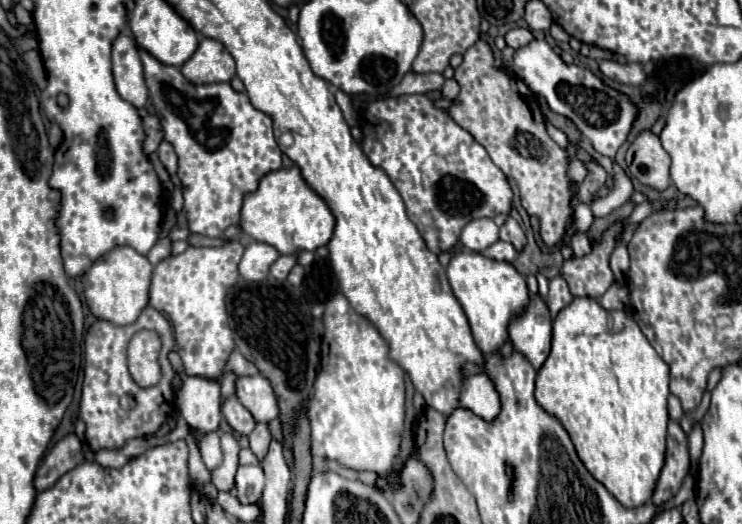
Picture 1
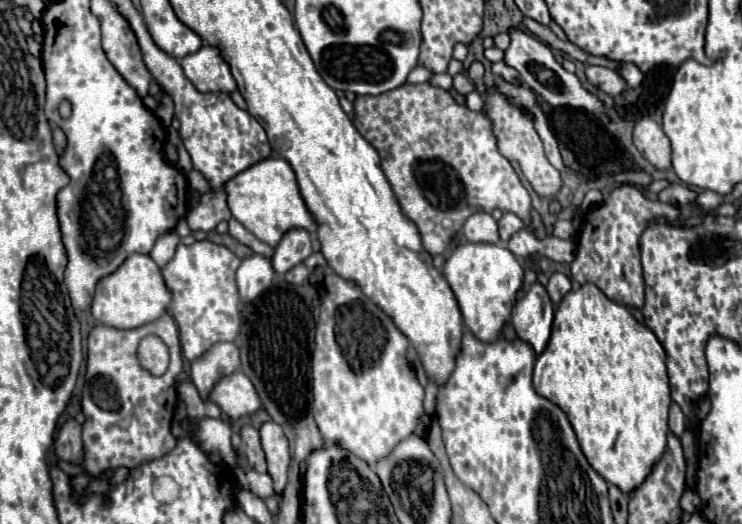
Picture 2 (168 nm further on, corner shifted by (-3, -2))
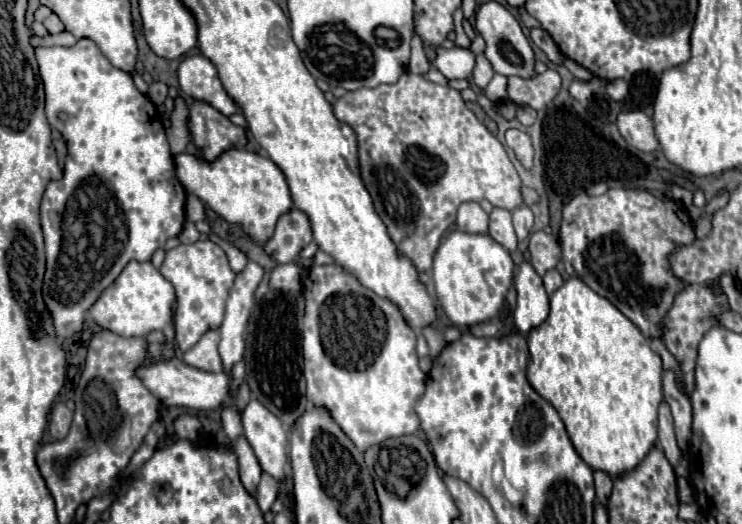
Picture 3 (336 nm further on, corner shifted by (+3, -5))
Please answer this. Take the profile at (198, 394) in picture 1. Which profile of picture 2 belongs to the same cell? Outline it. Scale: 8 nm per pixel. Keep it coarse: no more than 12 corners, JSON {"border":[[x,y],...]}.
{"border":[[215,343],[191,363],[203,401],[215,381],[239,369],[235,343]]}

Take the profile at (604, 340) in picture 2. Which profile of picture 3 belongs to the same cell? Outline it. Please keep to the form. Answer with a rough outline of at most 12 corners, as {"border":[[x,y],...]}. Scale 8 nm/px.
{"border":[[579,278],[527,336],[527,380],[585,464],[657,440],[661,358]]}

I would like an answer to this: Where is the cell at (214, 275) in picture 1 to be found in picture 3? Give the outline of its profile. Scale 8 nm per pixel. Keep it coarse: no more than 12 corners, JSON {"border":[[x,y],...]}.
{"border":[[211,240],[167,252],[181,352],[219,330],[235,272]]}

